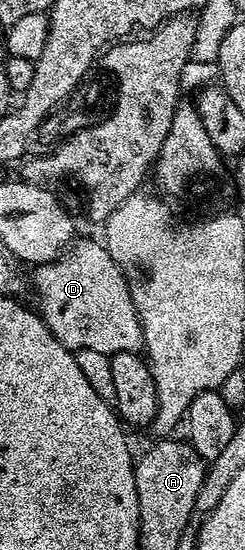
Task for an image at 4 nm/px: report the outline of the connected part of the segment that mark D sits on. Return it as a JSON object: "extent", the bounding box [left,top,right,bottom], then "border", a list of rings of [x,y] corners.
{"extent":[33,240,143,355],"border":[[[75,240],[61,257],[37,266],[33,273],[34,297],[38,300],[36,312],[48,327],[48,331],[56,335],[56,339],[65,349],[71,351],[87,349],[88,351],[100,351],[107,355],[120,351],[143,352],[141,319],[138,318],[138,311],[133,305],[130,282],[122,267],[114,261],[101,240]]]}

